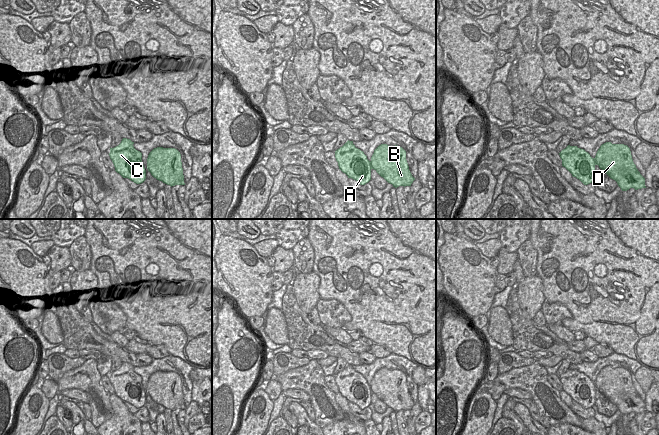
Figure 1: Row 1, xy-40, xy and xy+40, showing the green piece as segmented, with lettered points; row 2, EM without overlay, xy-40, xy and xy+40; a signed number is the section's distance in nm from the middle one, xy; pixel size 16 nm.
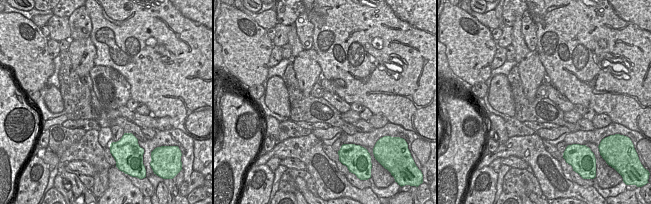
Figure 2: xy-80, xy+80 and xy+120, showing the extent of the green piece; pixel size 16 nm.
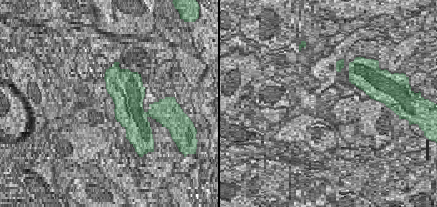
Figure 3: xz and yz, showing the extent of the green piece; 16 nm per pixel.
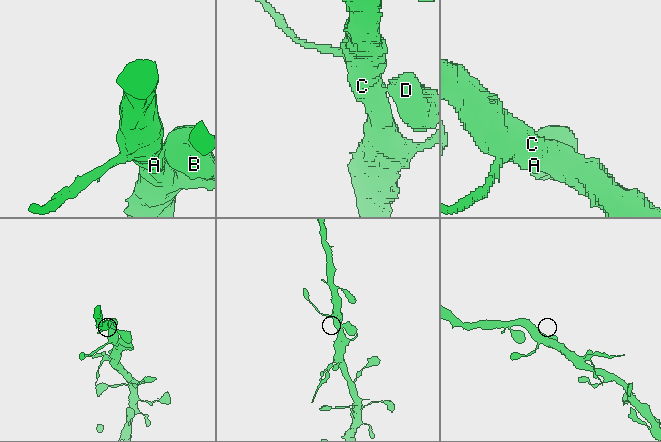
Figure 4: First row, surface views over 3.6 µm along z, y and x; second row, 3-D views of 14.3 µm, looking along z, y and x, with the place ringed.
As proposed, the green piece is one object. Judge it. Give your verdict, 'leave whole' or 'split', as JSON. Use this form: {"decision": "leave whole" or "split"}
{"decision": "leave whole"}

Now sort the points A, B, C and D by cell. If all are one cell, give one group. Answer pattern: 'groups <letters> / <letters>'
groups A B C D

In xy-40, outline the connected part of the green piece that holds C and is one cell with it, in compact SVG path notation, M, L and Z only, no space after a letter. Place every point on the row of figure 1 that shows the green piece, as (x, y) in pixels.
M123 138L118 146L110 148L109 156L117 173L136 184L141 184L146 179L146 170L142 153L136 150L133 144L130 139Z

